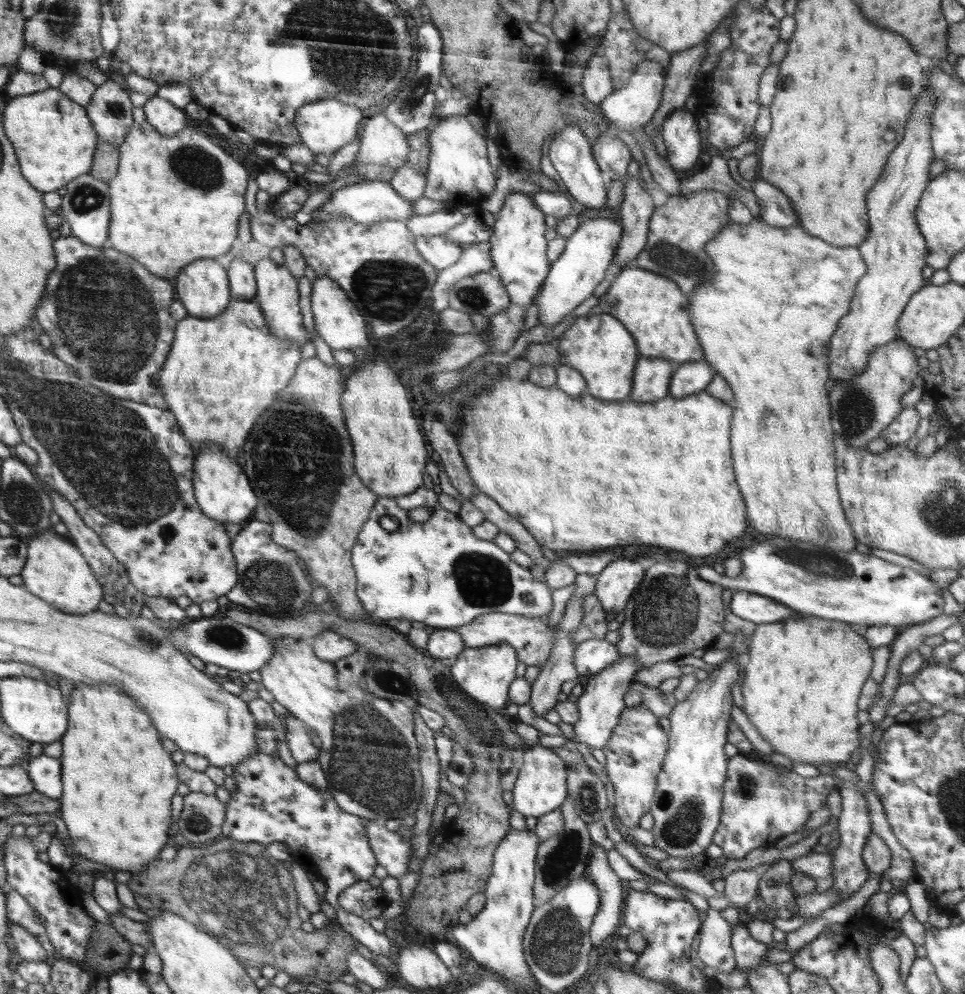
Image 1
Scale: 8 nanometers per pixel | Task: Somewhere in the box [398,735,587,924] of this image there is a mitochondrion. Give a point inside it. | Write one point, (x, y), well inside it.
(561, 860)

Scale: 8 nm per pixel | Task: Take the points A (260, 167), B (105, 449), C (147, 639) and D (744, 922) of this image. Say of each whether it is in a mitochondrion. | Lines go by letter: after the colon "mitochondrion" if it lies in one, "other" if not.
A: other
B: mitochondrion
C: mitochondrion
D: other

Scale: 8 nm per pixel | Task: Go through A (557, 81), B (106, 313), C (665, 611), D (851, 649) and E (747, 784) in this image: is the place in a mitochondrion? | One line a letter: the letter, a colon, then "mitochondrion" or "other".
A: other
B: mitochondrion
C: mitochondrion
D: other
E: mitochondrion

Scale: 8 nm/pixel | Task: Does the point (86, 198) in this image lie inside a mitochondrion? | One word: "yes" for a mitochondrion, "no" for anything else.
yes

